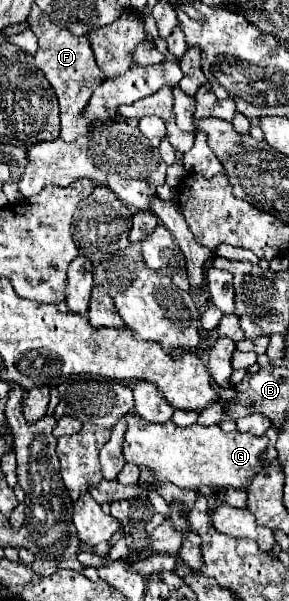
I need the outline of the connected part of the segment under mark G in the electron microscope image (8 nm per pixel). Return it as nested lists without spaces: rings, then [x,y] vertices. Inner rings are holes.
[[[131,410],[127,414],[127,432],[123,442],[123,456],[127,462],[137,466],[149,466],[155,472],[155,480],[171,482],[179,488],[197,490],[199,486],[217,488],[237,488],[247,490],[253,476],[263,470],[261,460],[267,444],[267,436],[251,436],[243,432],[223,432],[217,424],[213,426],[175,426],[171,420],[167,424],[147,424],[139,420]]]

